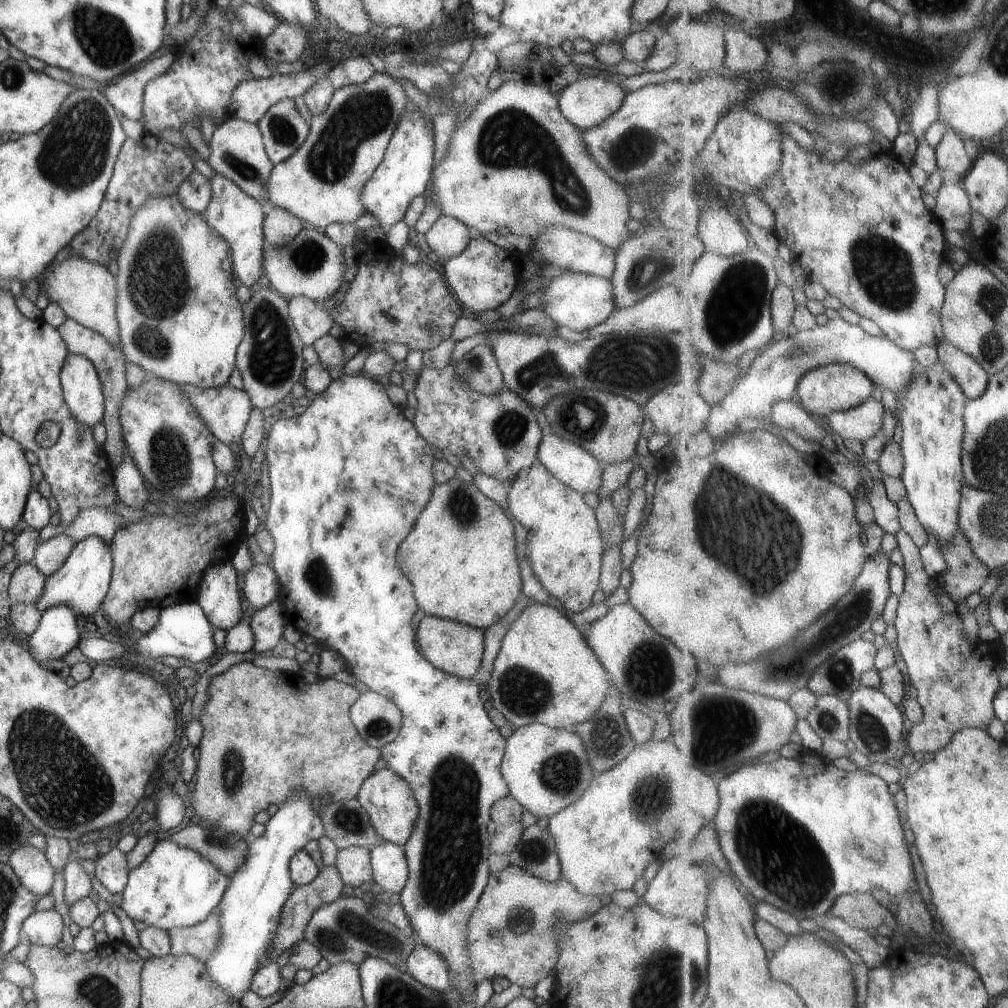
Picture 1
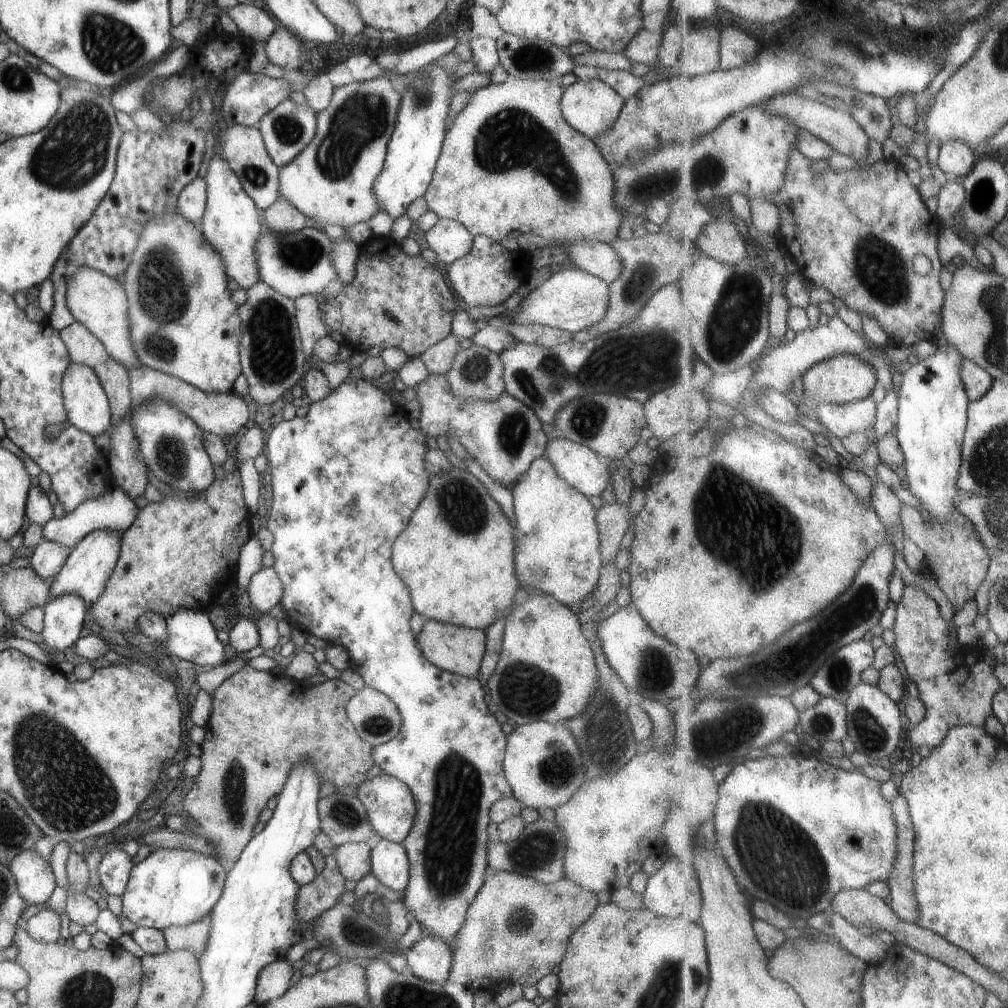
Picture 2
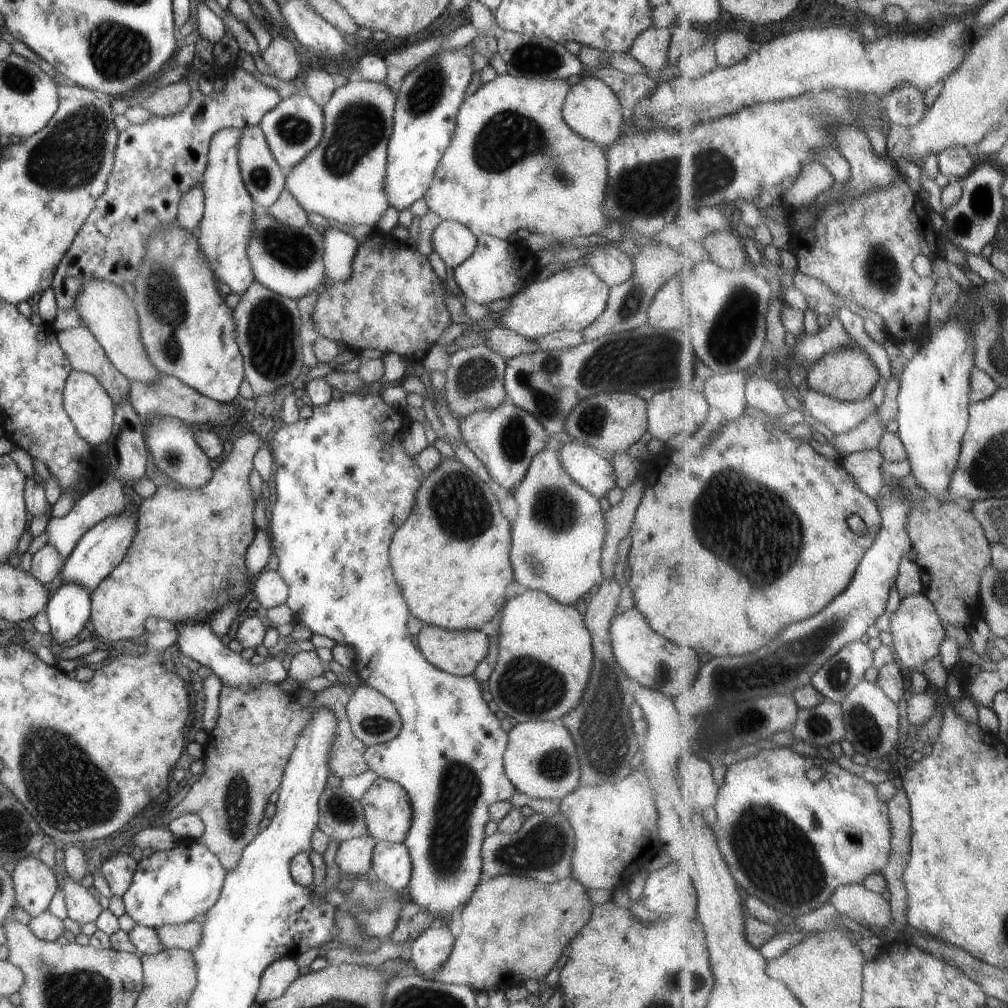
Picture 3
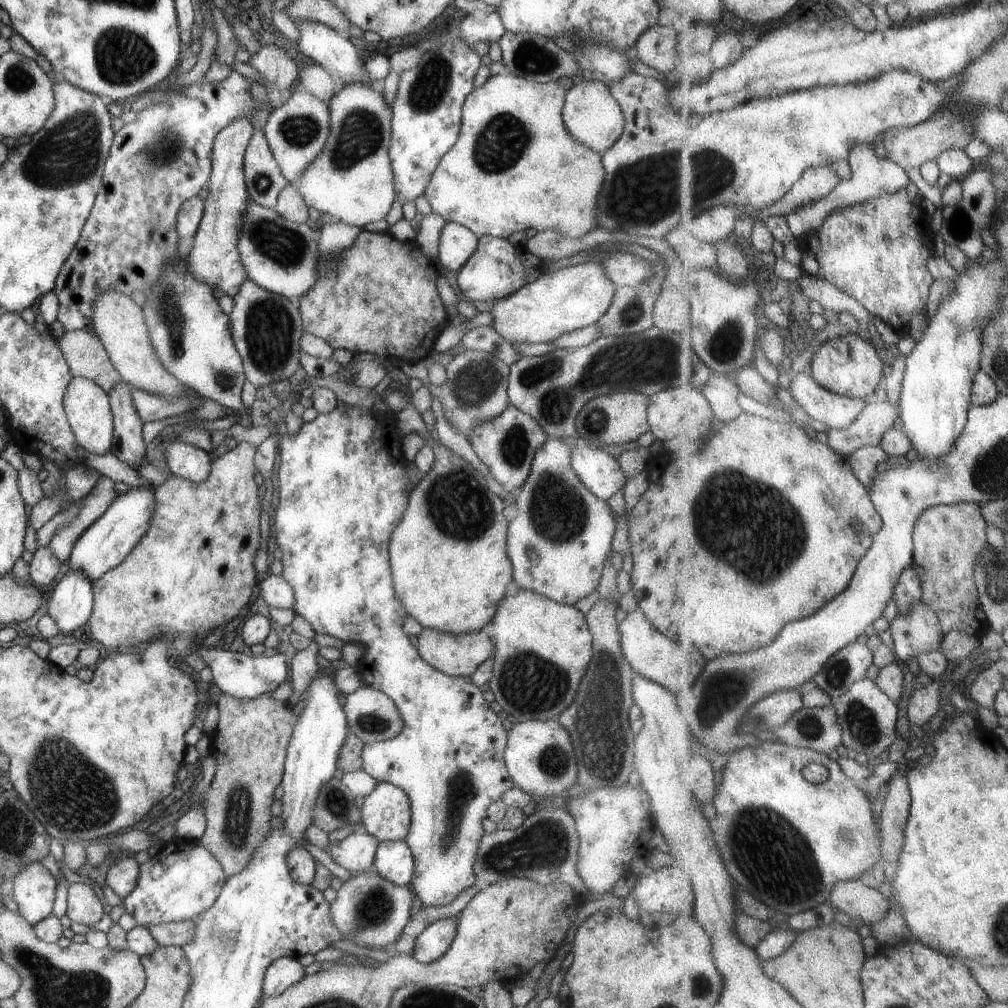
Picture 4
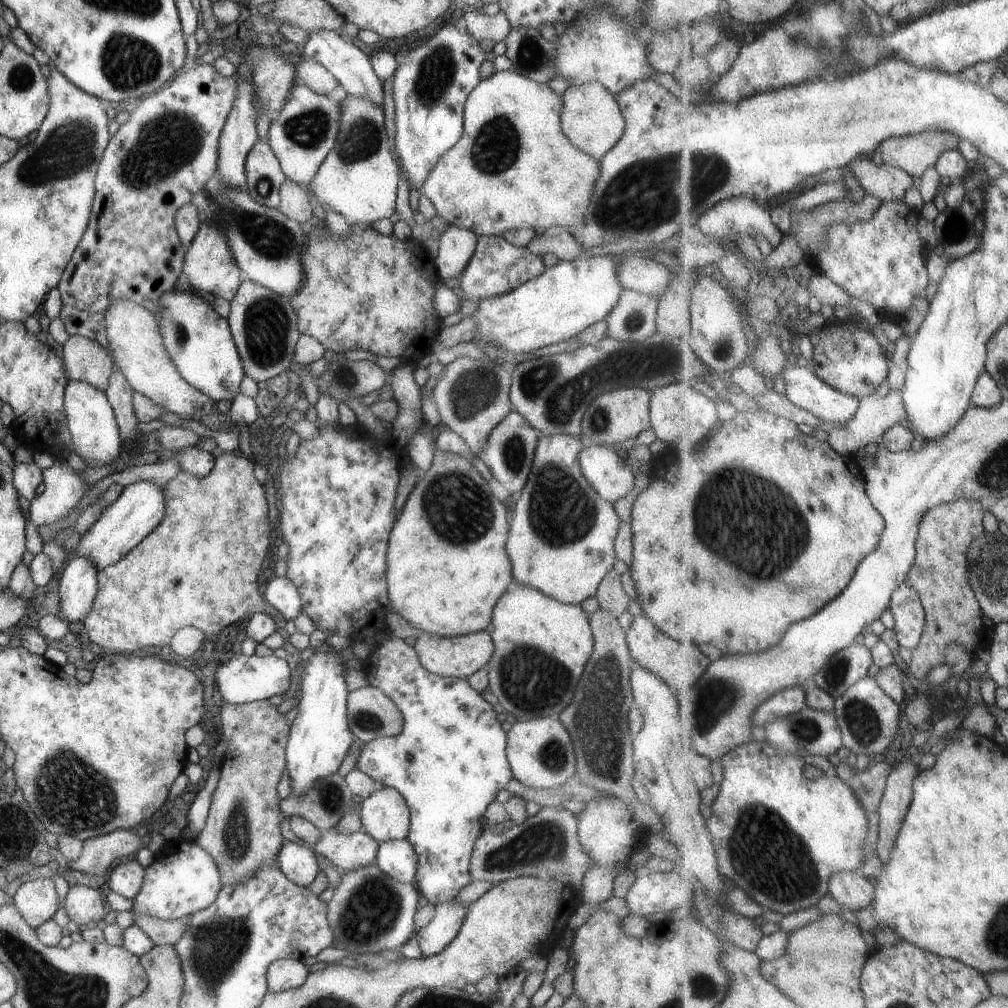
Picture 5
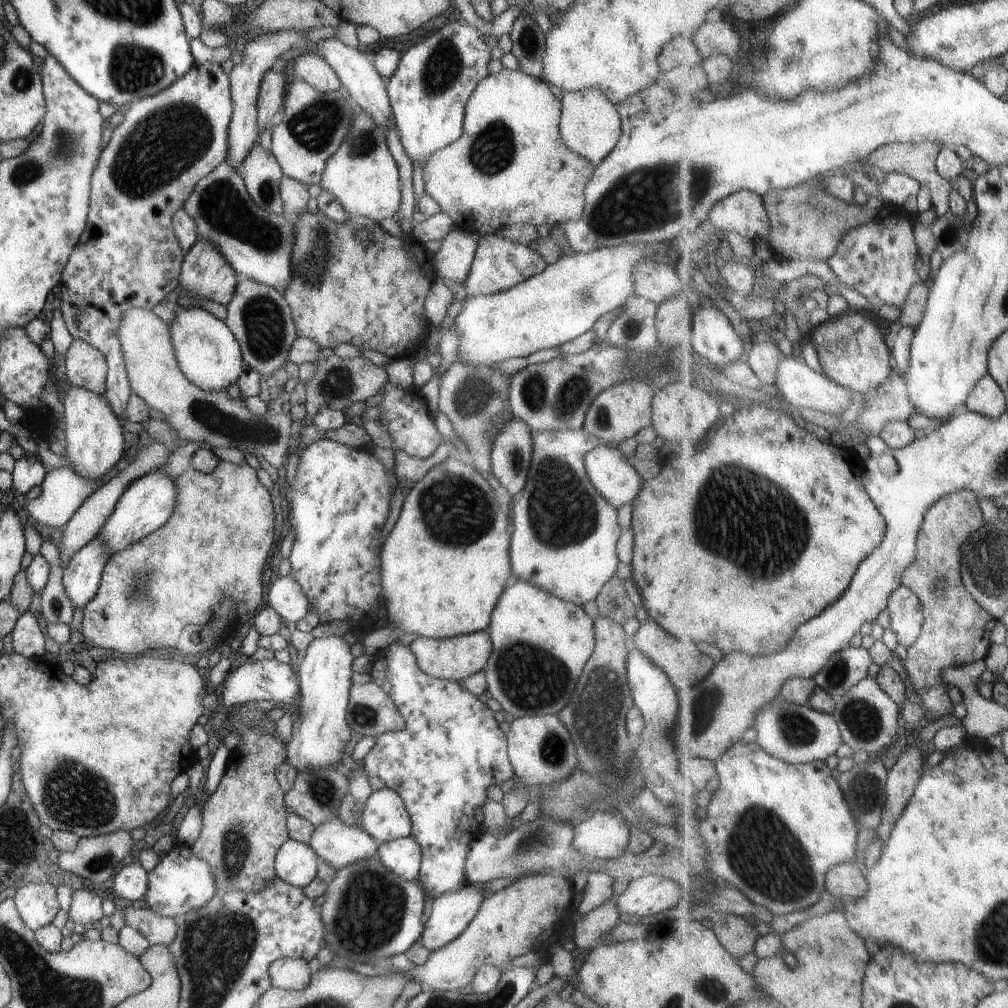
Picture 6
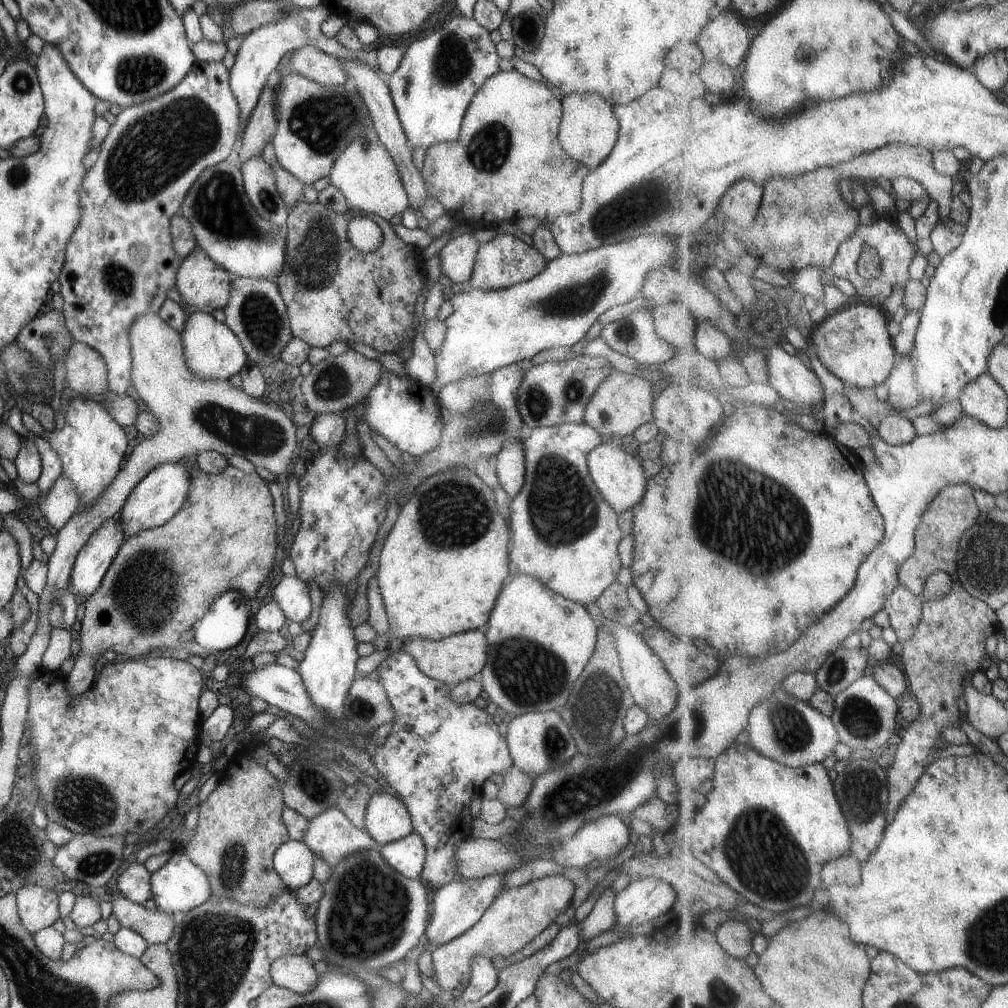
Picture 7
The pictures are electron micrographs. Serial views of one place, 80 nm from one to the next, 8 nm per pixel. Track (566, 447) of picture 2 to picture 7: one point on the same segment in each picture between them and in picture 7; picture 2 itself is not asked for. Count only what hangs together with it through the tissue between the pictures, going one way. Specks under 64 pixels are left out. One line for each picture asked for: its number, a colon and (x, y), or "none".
3: (594, 474)
4: (599, 471)
5: (603, 467)
6: (613, 476)
7: (618, 477)

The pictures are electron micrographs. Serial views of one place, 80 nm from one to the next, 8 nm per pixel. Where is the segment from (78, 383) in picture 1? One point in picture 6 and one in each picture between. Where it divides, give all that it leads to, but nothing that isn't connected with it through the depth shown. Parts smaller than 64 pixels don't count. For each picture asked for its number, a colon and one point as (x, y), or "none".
2: (85, 403)
3: (90, 410)
4: (87, 410)
5: (93, 432)
6: (94, 442)

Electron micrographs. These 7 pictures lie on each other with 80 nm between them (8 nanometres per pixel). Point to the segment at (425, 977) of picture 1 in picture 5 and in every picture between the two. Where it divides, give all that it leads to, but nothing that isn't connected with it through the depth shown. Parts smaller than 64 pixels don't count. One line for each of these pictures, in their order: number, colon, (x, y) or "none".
2: (429, 959)
3: (429, 950)
4: (435, 938)
5: (448, 916)

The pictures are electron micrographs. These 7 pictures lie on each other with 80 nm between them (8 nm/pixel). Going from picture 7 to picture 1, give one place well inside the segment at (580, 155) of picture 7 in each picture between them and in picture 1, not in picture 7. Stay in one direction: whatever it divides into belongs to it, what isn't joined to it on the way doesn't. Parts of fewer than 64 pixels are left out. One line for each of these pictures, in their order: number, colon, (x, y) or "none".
1: (586, 102)
2: (590, 107)
3: (590, 109)
4: (589, 113)
5: (590, 118)
6: (589, 125)

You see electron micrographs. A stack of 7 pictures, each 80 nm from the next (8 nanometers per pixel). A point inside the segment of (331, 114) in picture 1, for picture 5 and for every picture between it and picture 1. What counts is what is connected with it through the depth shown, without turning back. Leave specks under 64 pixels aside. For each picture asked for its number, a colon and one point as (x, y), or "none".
2: (330, 180)
3: (342, 178)
4: (351, 180)
5: (357, 179)

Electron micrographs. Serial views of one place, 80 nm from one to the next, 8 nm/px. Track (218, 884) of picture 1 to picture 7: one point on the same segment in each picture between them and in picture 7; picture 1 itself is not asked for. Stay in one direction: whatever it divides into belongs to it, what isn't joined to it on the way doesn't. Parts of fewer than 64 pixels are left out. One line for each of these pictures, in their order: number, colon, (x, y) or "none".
2: (168, 887)
3: (175, 886)
4: (182, 879)
5: (182, 878)
6: (180, 882)
7: (178, 886)

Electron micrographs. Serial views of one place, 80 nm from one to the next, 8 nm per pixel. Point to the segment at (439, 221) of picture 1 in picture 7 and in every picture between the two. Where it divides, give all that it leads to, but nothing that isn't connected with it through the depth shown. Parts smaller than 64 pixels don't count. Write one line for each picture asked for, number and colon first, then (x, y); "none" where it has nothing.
2: (449, 240)
3: (453, 243)
4: (456, 244)
5: (456, 245)
6: (453, 259)
7: (456, 259)

